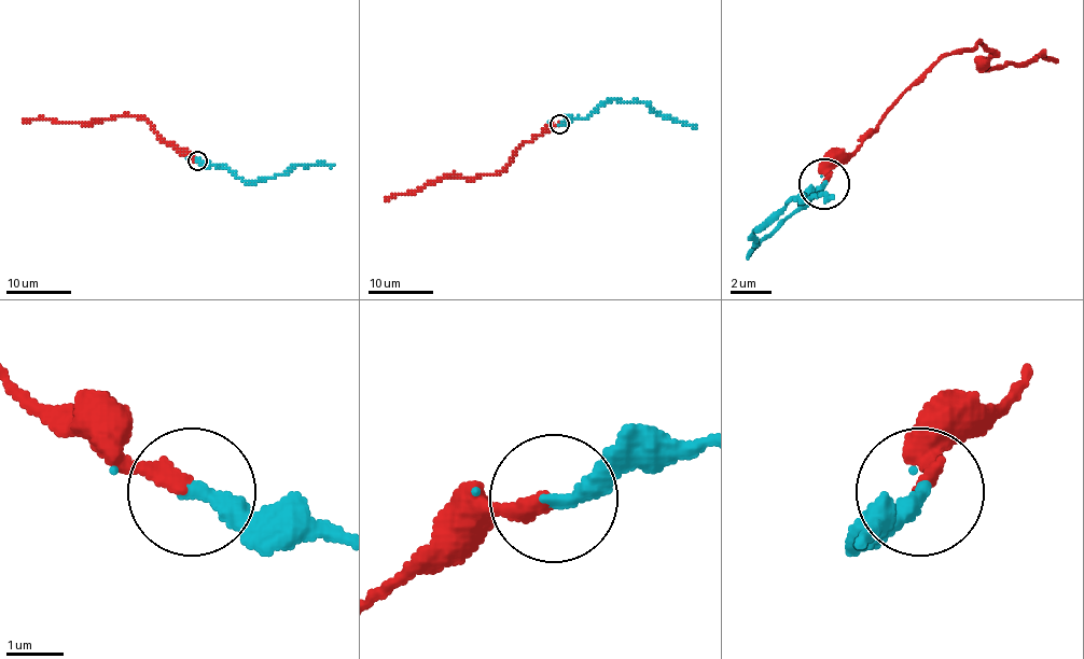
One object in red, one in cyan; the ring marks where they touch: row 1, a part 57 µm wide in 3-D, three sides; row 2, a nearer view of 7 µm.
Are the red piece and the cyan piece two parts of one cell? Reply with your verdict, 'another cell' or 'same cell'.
same cell

